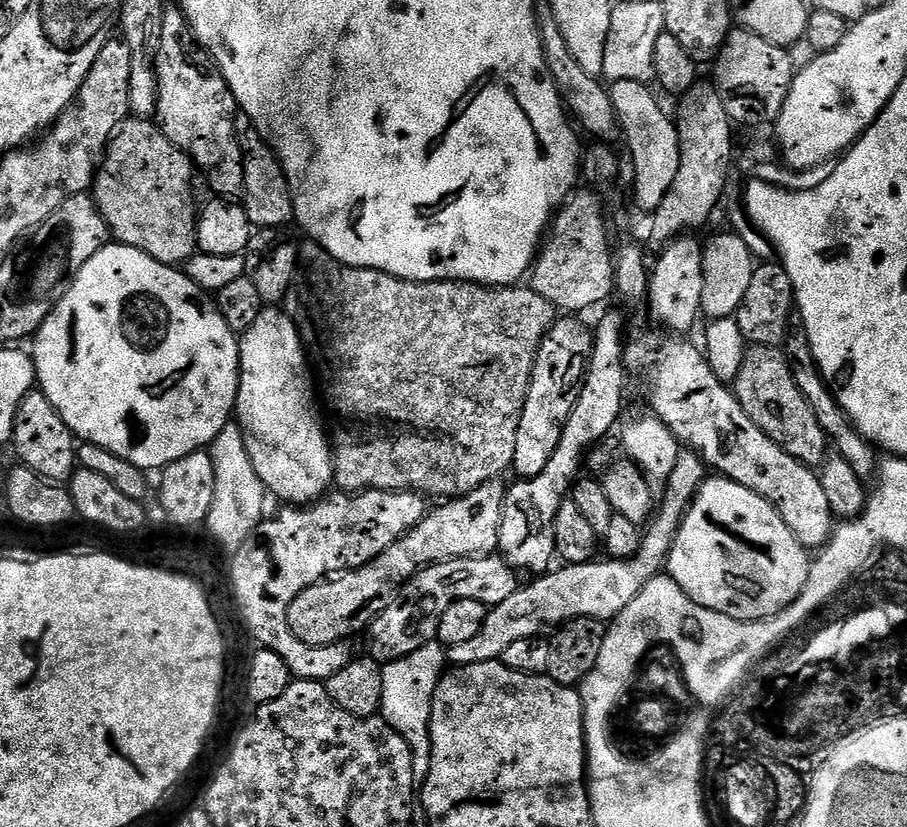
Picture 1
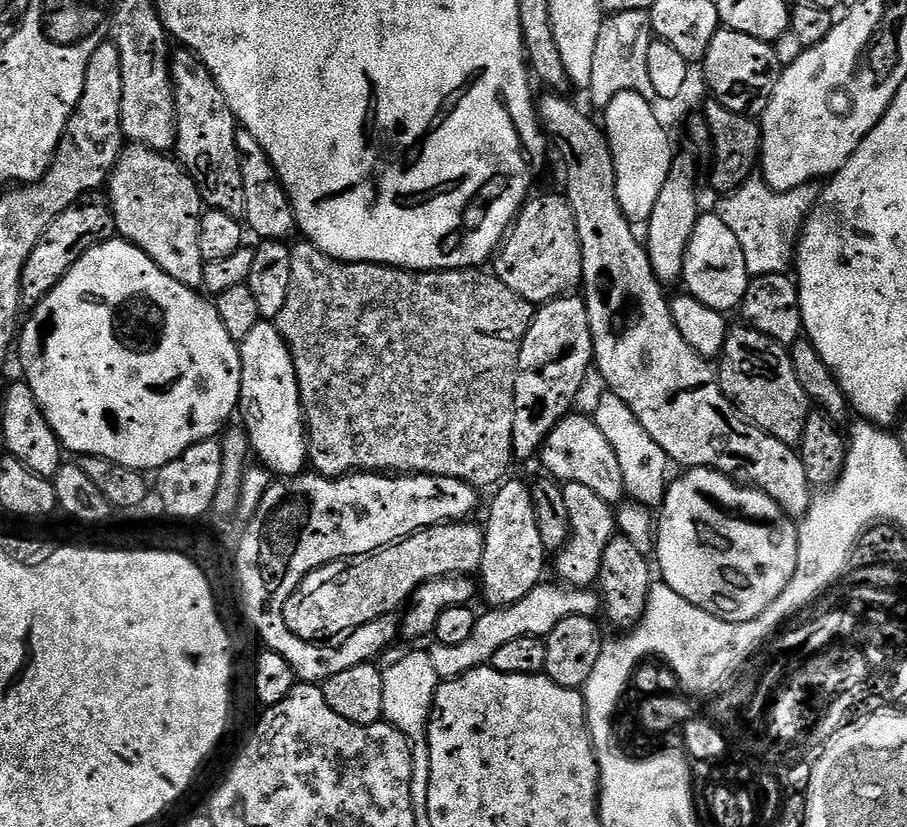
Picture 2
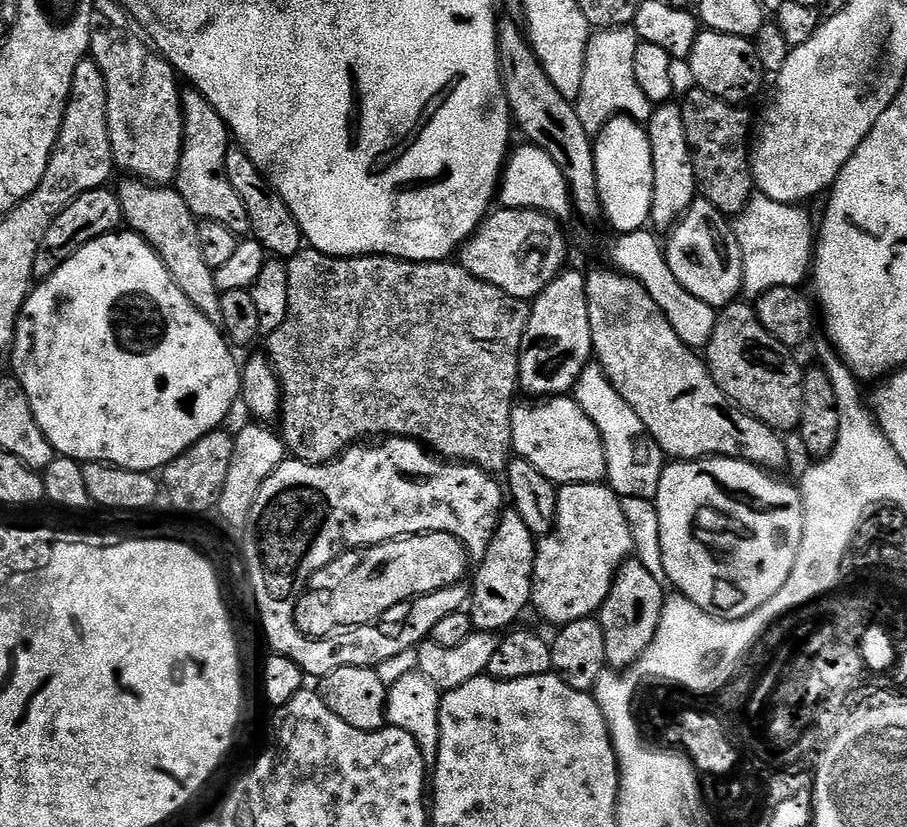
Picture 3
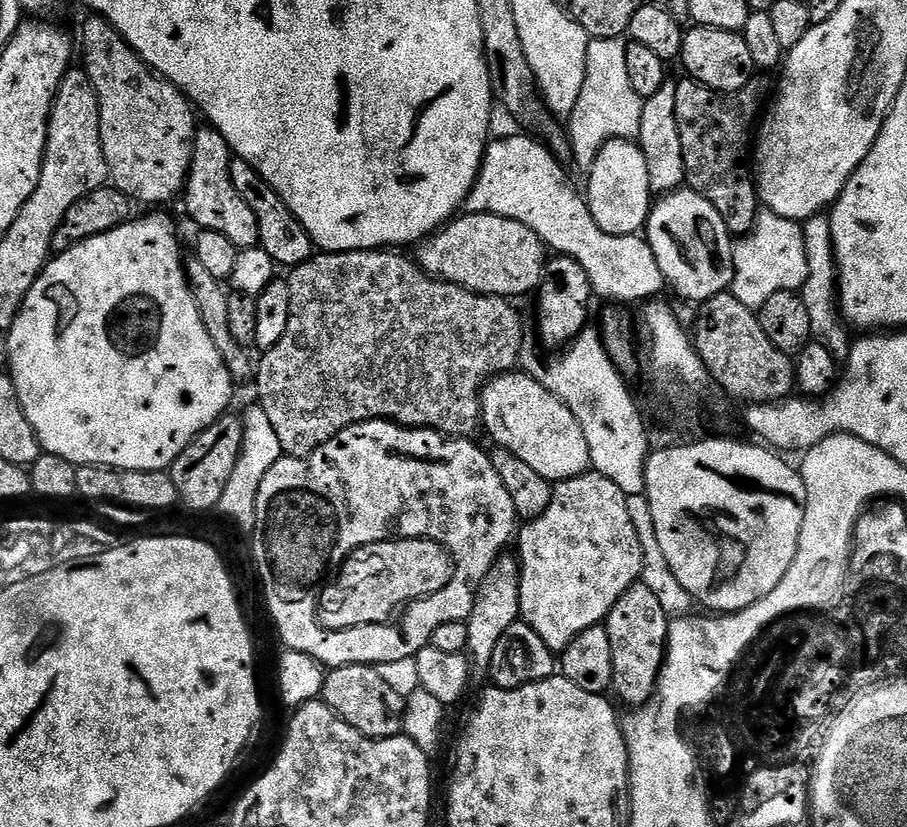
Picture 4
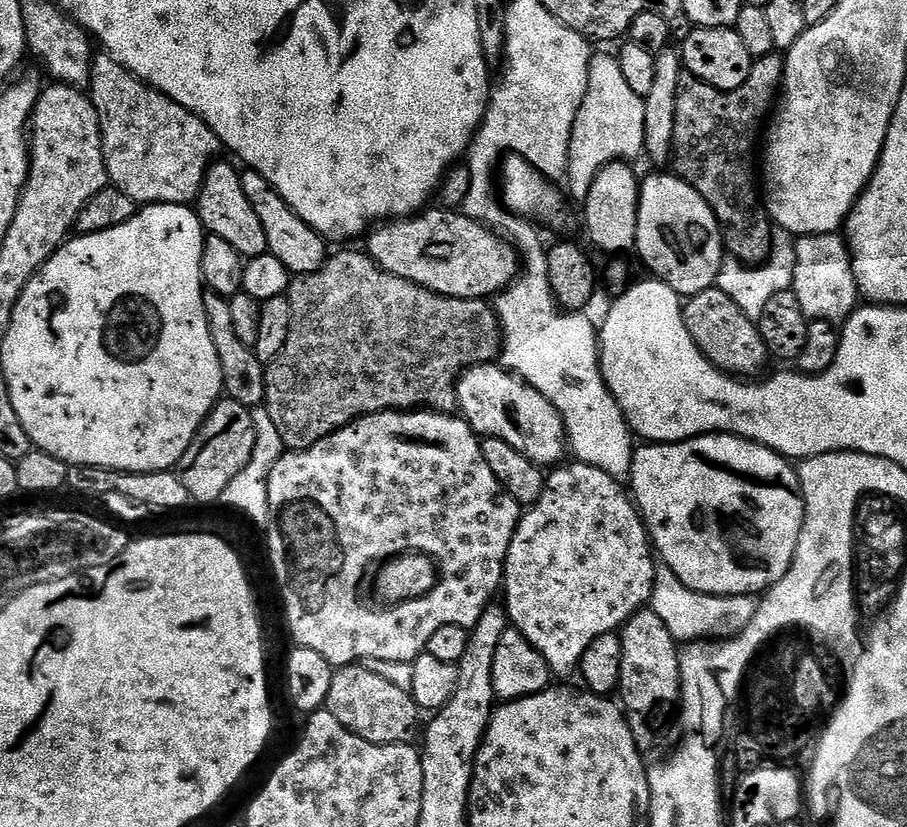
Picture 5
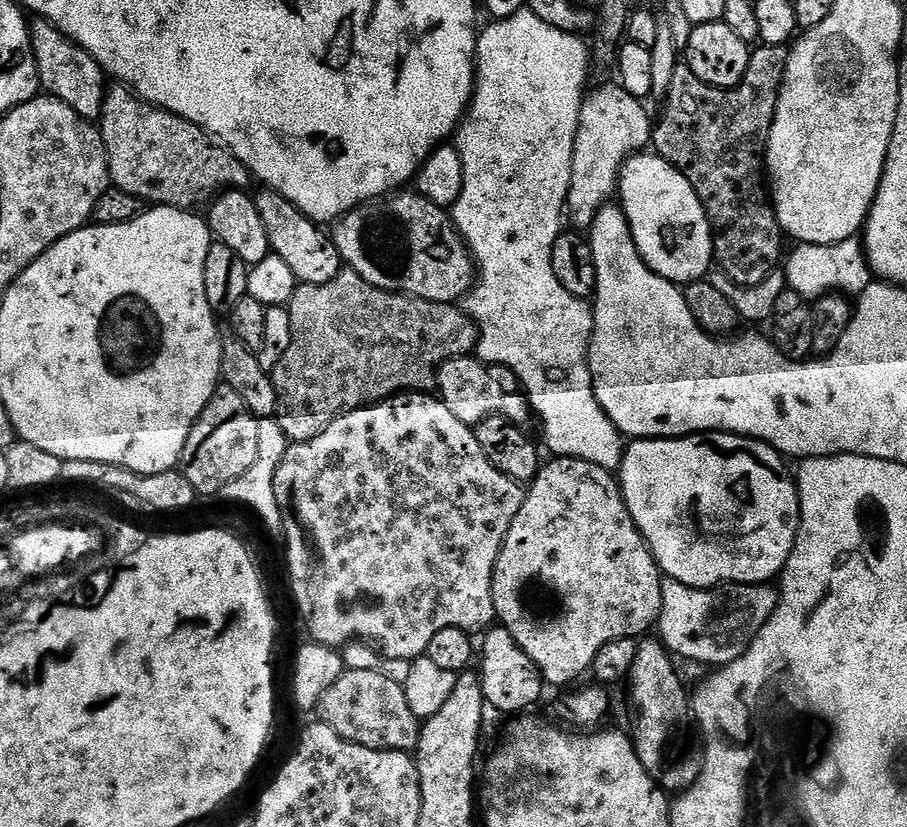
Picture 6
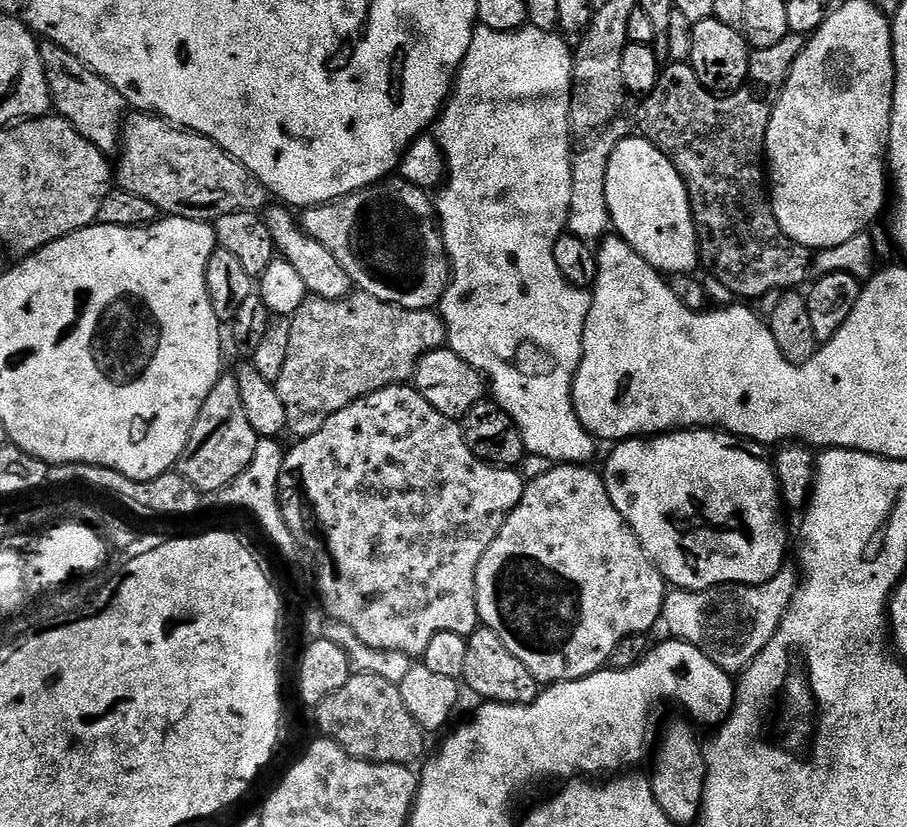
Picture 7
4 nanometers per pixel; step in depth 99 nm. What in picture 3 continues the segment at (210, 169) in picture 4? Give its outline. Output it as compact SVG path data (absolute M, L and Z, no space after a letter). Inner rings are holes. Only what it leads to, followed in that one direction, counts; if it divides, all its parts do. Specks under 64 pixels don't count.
M185 91L182 107L184 149L180 152L180 168L176 172L174 187L197 218L222 222L222 226L229 228L237 238L243 237L249 231L246 206L242 198L238 198L234 186L230 186L228 176L224 172L226 154L230 147L230 130L200 92Z

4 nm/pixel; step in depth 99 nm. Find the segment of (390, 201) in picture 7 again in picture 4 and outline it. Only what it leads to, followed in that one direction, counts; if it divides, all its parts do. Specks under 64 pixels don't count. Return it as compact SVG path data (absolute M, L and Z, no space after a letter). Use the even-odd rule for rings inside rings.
M470 213L460 214L448 221L443 228L432 233L431 236L420 241L415 249L414 259L423 272L433 276L436 280L445 280L448 284L457 284L471 292L477 292L483 296L503 296L505 298L513 298L512 296L524 296L527 292L535 293L539 289L540 281L544 279L544 266L546 263L546 247L540 240L538 234L534 230L530 230L528 226L524 226L520 222L512 221L510 218L498 217L492 213Z

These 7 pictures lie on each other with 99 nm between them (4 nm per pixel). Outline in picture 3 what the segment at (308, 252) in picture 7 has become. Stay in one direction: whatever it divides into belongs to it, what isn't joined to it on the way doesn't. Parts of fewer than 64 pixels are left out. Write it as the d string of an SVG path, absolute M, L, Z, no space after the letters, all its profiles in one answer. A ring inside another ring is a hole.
M229 147L224 172L228 176L230 186L234 186L238 198L242 198L242 202L246 206L251 235L264 247L265 253L276 258L291 258L298 255L302 247L302 233L294 214L290 214L290 210L282 202L282 198L268 185L268 181L256 169L254 162L250 162L250 158L244 153L243 148Z

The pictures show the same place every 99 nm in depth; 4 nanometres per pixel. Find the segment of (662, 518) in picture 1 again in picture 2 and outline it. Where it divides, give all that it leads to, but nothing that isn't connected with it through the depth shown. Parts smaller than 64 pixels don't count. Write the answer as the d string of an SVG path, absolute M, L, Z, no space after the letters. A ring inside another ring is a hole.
M563 582L548 583L540 583L534 590L530 590L530 594L526 594L526 598L510 606L485 611L485 616L484 613L477 615L476 625L474 631L470 633L470 638L458 642L458 646L433 643L432 648L427 649L427 653L430 662L434 662L434 670L441 681L453 680L475 668L491 665L494 654L498 654L498 649L506 646L506 642L514 642L514 638L527 636L546 638L550 630L554 630L554 626L562 622L562 618L595 617L601 611L601 597L592 588L573 588Z

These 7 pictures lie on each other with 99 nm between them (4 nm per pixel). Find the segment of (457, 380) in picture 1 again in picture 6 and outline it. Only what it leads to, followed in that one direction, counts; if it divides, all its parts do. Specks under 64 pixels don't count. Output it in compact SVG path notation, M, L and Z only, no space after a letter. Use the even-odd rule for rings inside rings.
M341 270L338 278L325 284L297 283L294 294L286 307L290 314L290 347L286 350L282 362L278 362L278 366L271 374L278 394L275 420L285 431L292 444L301 444L322 434L322 430L329 422L354 411L355 408L366 408L369 404L379 404L381 400L386 400L389 396L398 396L401 392L428 392L435 389L436 374L442 365L447 360L469 355L475 349L478 339L477 321L471 320L463 307L456 304L430 302L422 298L406 296L403 292L387 292L378 286L370 286L370 282L366 282L358 273L351 270Z

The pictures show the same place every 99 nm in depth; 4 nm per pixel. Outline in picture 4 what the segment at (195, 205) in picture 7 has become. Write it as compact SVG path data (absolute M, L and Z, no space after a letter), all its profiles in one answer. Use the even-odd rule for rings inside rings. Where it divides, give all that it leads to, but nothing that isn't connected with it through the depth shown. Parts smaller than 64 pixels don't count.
M89 15L80 32L80 44L84 47L83 71L87 72L96 91L100 107L100 137L106 158L111 187L126 194L129 201L141 200L144 204L164 204L181 195L192 161L192 143L196 137L197 113L187 96L180 89L156 75L136 51L109 24L103 16Z

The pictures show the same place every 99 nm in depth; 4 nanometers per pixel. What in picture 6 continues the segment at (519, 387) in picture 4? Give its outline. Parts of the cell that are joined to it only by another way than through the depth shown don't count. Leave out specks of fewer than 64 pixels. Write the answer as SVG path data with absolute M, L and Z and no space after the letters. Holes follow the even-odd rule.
M471 355L447 360L436 374L438 399L446 406L446 410L450 410L450 414L454 414L454 418L470 426L481 424L491 416L501 416L511 424L524 426L528 416L530 420L528 397L523 391L518 390L515 383L503 384L492 372L495 371L483 360L473 358Z

